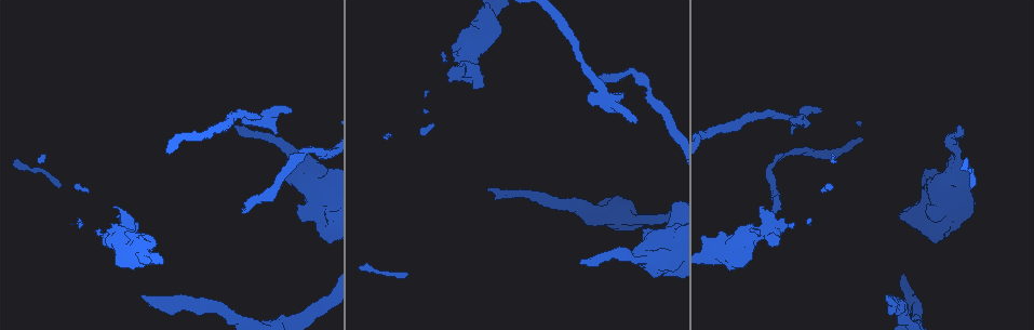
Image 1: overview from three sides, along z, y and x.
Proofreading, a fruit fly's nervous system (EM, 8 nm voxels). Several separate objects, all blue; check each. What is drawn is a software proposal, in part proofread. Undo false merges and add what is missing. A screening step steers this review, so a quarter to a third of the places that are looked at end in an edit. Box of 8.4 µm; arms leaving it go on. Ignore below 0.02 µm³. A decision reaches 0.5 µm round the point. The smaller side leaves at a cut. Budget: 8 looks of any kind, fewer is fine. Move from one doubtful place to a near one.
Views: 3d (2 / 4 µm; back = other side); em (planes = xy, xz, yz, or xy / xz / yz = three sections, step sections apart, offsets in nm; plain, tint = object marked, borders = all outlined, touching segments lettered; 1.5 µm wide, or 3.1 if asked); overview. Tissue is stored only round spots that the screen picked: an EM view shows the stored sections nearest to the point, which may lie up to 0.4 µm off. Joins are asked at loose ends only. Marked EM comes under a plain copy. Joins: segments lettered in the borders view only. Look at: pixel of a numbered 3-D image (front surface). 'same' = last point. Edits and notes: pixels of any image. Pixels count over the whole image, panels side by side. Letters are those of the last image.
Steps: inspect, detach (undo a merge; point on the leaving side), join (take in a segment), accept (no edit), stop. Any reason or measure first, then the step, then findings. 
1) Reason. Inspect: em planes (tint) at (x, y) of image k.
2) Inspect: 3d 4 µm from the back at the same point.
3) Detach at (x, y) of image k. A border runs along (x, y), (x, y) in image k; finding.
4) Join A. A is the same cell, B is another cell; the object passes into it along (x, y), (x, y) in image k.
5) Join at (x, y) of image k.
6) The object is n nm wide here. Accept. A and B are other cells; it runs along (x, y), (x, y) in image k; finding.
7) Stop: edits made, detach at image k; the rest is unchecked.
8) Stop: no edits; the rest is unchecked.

A narrow waist. Inspect: 3d 4 µm from the back at (646, 94) of image 1.

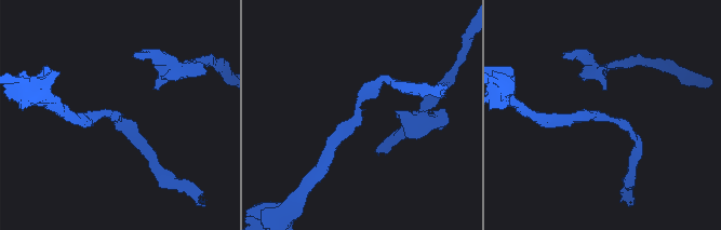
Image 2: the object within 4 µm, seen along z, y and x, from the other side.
Need the tissue. Inspect: em xy step 4 (tint) at (359, 109) of image 2.

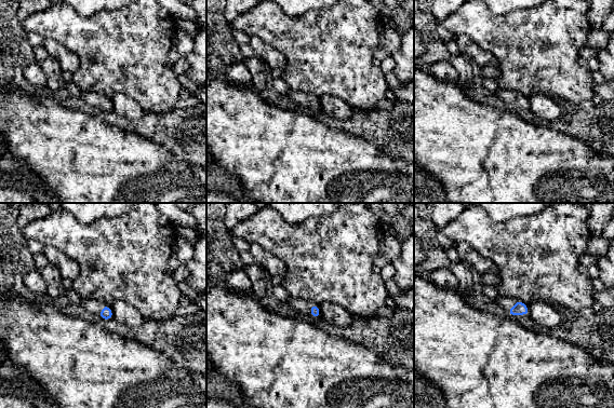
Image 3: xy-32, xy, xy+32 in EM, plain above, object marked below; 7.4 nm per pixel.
Inspect: em planes (borders) at the same point.

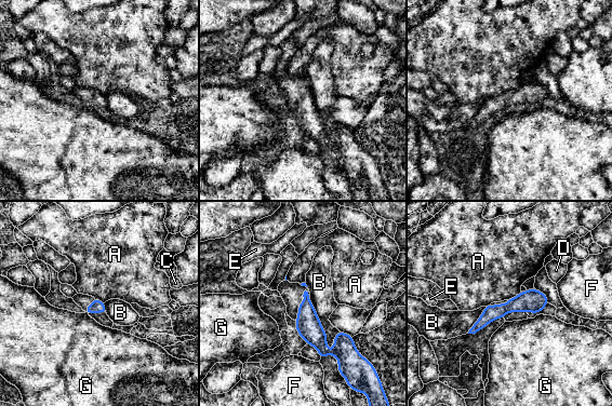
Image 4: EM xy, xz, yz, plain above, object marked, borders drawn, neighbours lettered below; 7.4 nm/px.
The longest contact is with B, 600 nm. Accept. A, B, C, D, E, F and G are other cells; a border runs along (521, 292), (507, 300) in image 4; continuous, no second cell.

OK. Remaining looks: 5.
Branch stops here. Inspect: 3d 2 µm at (776, 213) of image 1.

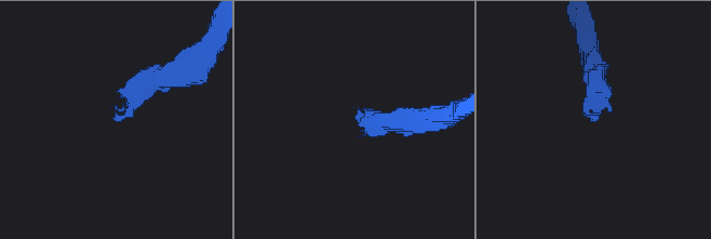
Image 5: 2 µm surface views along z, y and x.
Now the EM. Inspect: em yz step 8 (tint) at (598, 118) of image 5.

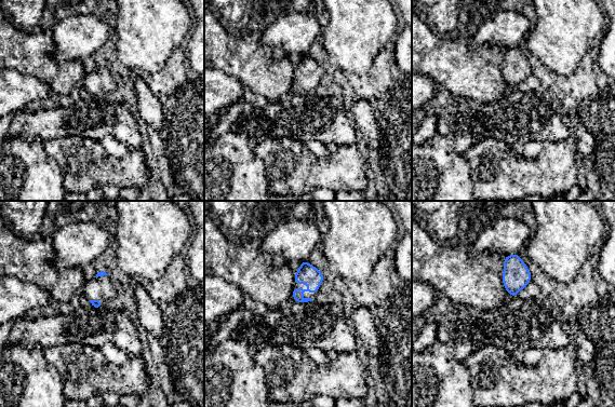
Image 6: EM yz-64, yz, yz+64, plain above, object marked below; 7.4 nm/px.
Inspect: em planes (borders) at the same point.

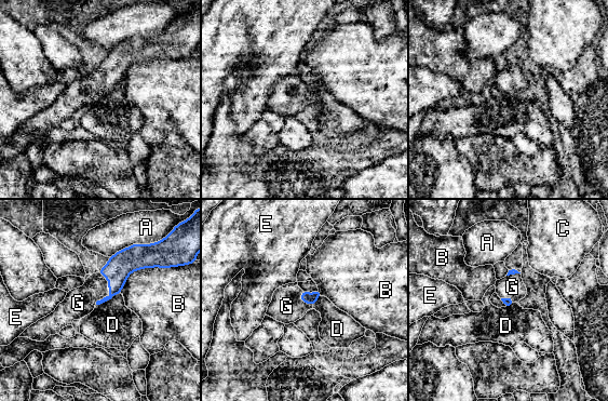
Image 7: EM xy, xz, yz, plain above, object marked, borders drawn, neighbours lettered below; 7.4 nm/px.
The longest contact is with B, 380 nm. Join G. G is the same cell, A, B, C, D and E are other cells; the object passes into it along (117, 270), (110, 293), (79, 302) in image 7; it goes on there.

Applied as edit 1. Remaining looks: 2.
Stop: edits made, join at image 7; the rest is unchecked.

